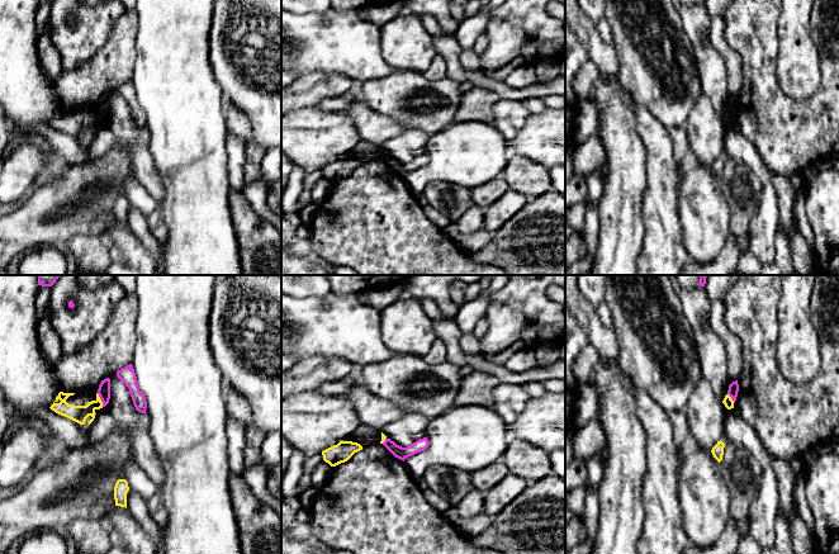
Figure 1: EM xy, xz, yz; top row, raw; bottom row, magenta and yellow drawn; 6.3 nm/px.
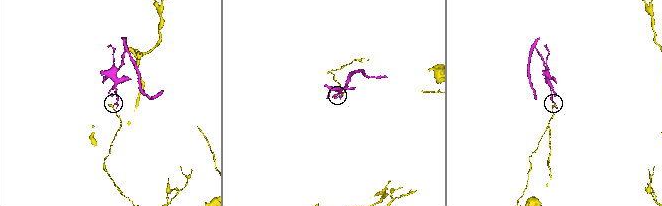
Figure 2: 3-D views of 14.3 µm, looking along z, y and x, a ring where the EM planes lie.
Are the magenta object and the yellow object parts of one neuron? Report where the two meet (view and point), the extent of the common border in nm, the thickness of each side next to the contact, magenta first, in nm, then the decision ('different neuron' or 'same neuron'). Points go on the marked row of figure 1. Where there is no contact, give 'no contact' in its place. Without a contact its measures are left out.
contact xy (100, 398); length 100 nm; calibres 80 and 110 nm; different neuron

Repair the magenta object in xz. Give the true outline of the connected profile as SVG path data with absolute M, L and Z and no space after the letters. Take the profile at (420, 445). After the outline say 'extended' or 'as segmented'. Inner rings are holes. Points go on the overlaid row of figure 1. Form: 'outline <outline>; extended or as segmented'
outline M423 437L421 440L417 440L416 442L413 442L412 445L409 445L407 448L402 448L402 446L397 445L394 441L392 441L390 439L385 439L383 445L395 458L404 461L406 458L412 456L412 455L414 455L417 453L421 453L421 451L426 450L428 448L428 440L427 440L427 437Z; as segmented

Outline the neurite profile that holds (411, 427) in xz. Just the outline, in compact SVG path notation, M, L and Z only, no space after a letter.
M406 413L402 418L385 425L383 434L397 445L407 448L425 436L428 420L417 413Z

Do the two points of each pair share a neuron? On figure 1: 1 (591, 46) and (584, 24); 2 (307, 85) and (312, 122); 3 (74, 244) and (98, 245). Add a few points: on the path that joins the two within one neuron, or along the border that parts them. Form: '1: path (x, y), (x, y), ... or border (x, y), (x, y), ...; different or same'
1: path (591, 41), (584, 29); same
2: border (318, 105), (294, 110); different
3: path (80, 245), (91, 245); same

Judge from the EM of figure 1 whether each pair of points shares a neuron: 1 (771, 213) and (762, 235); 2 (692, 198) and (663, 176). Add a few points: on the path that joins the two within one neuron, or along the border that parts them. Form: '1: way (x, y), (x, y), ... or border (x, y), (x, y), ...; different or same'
1: way (767, 218), (763, 230); same
2: border (681, 183), (678, 193), (679, 218); different

